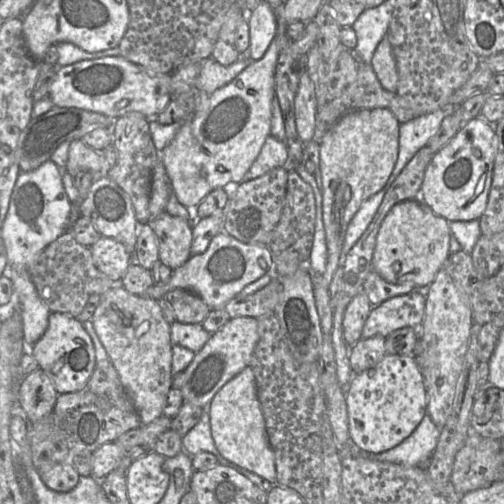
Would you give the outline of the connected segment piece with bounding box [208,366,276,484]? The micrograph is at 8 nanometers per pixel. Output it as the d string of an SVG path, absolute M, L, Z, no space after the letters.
M250 366L225 383L208 404L211 435L219 453L228 461L276 484L274 451L269 443L265 420Z

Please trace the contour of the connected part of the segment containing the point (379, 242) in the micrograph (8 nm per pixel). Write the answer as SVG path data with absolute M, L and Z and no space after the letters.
M419 198L400 202L389 211L380 226L372 259L372 270L391 284L414 285L416 288L430 286L450 256L450 236L449 222L436 215Z

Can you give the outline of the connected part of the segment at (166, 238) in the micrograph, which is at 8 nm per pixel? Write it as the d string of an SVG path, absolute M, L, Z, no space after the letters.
M167 212L148 222L157 238L159 260L171 270L191 257L192 222Z

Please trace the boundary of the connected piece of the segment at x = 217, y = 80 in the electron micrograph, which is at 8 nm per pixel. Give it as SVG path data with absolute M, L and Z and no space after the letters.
M246 55L234 63L224 66L214 60L212 57L204 59L201 71L195 81L195 90L203 90L212 94L215 90L231 82L238 74L252 62Z

